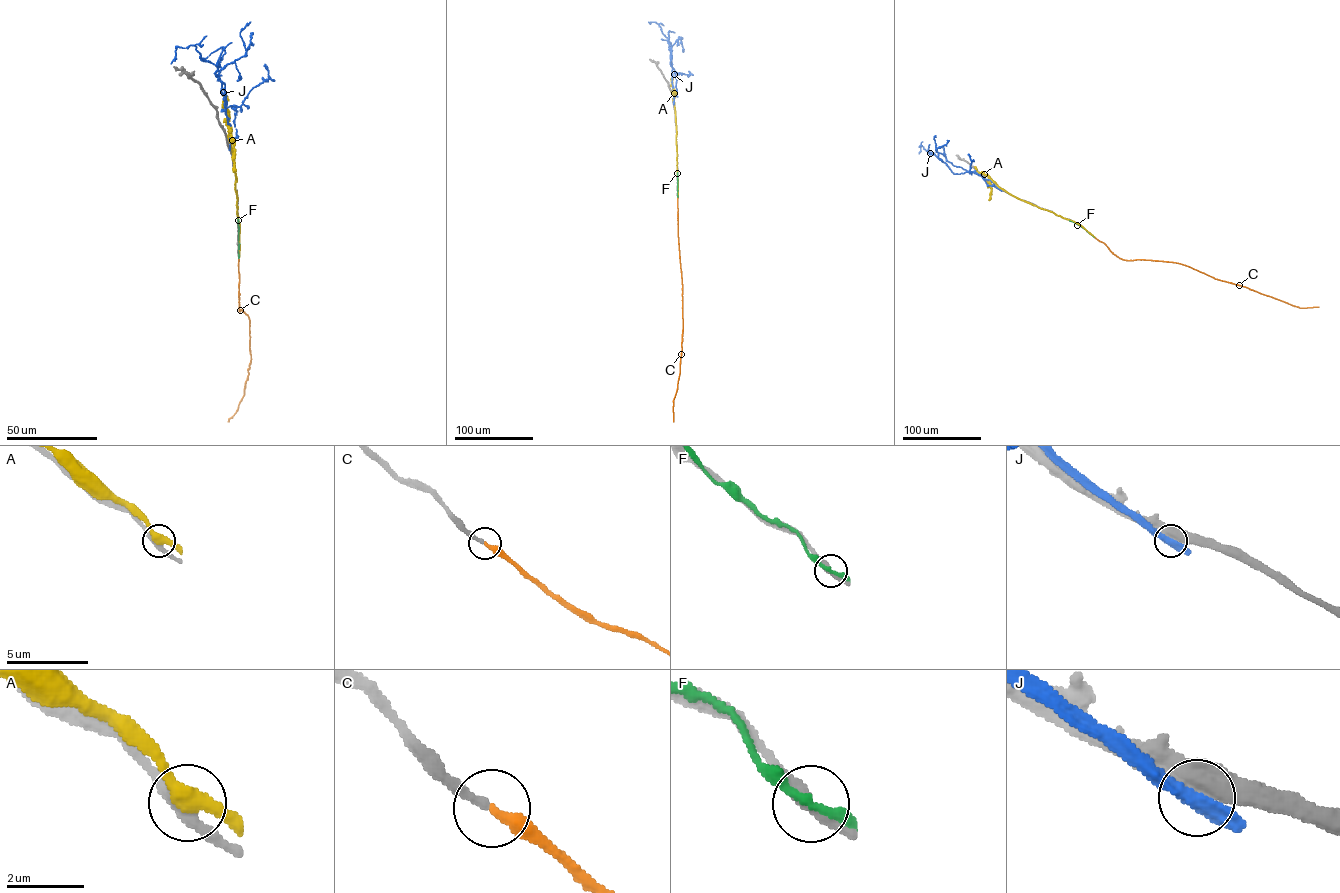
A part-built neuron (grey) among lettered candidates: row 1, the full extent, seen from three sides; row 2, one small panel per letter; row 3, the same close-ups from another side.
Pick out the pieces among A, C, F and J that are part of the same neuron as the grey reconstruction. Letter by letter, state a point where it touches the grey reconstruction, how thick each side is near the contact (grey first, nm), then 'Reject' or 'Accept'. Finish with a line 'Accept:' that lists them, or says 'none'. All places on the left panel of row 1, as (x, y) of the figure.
A: Touches grey at (239, 256). Thickness 300 nm (grey) against 360 nm. Reject
C: Touches grey at (238, 258). Thickness 240 nm (grey) against 280 nm. Accept
F: Touches grey at (239, 257). Thickness 280 nm (grey) against 200 nm. Reject
J: Touches grey at (229, 148). Thickness 600 nm (grey) against 380 nm. Reject
Accept: C

